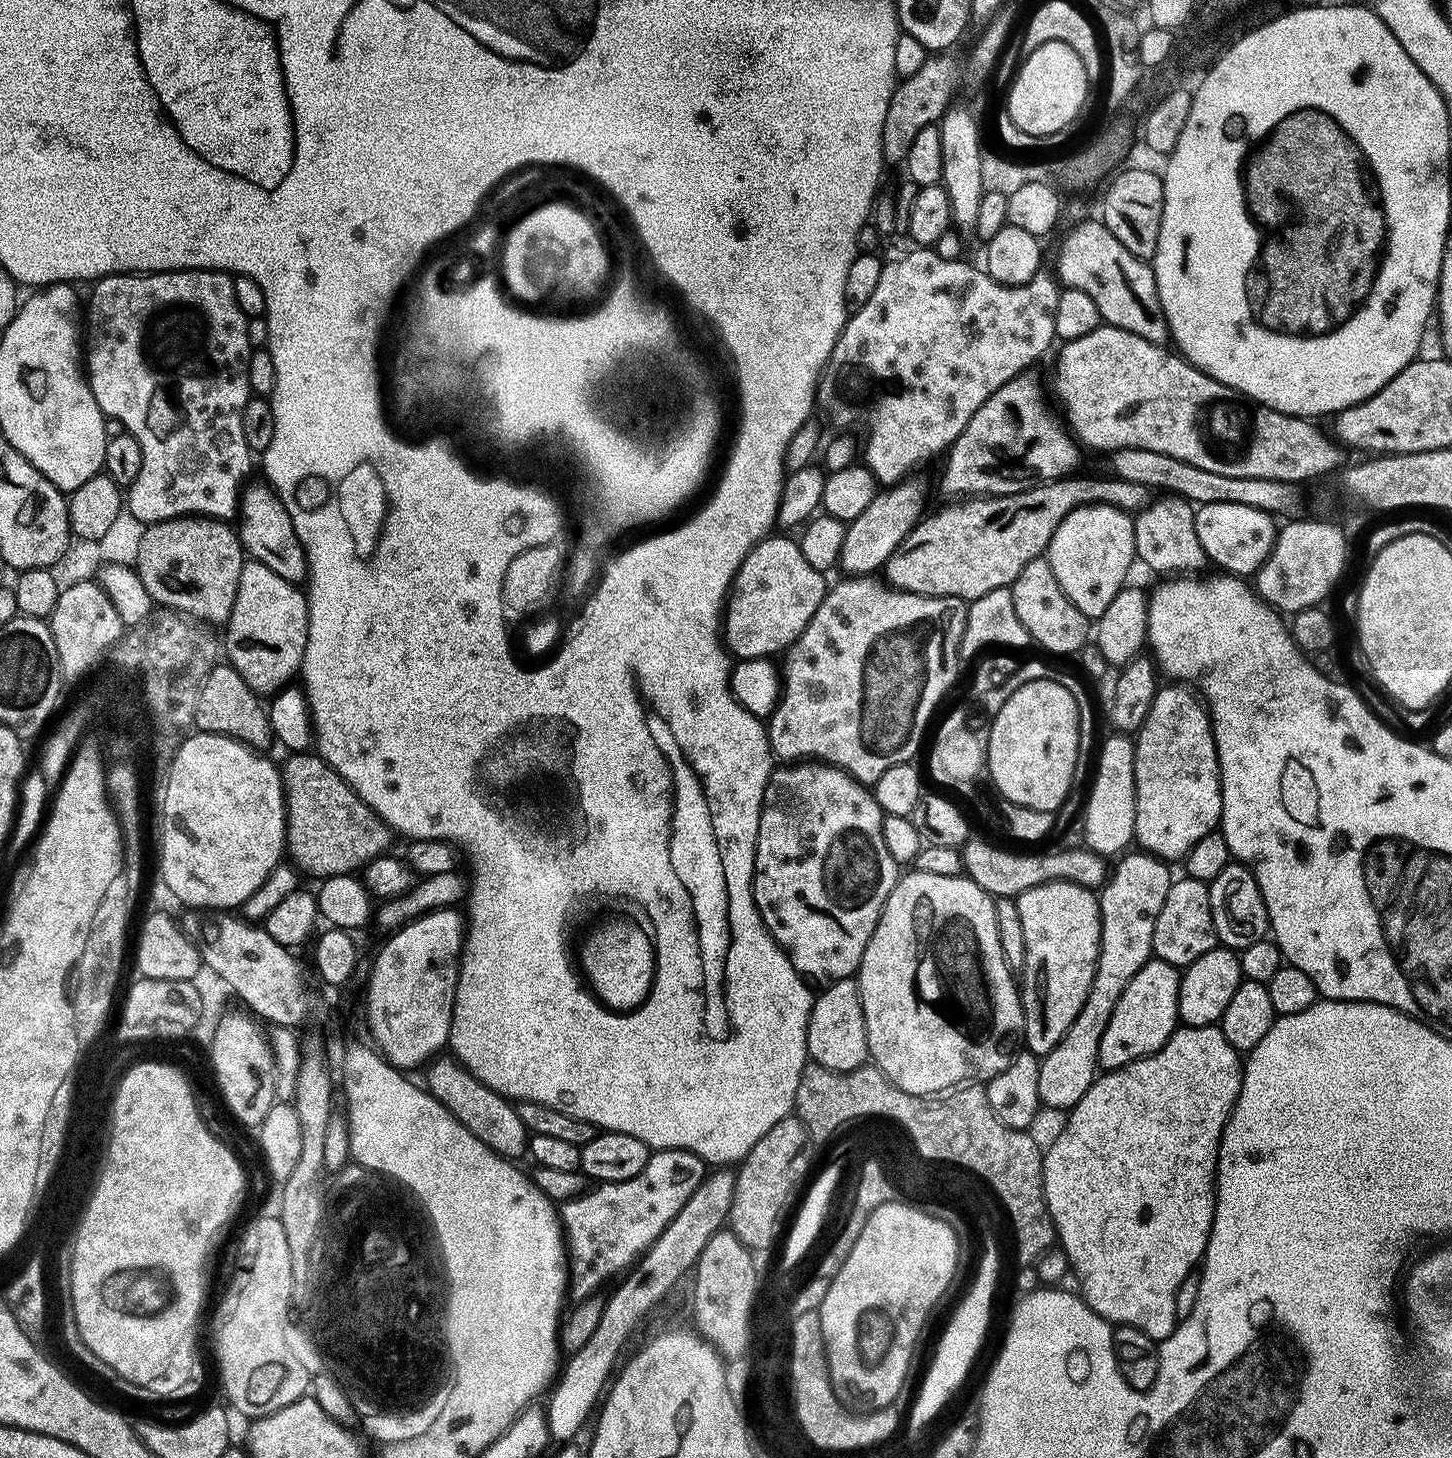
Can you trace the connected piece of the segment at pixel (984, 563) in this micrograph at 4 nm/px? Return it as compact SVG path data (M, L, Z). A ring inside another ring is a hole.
M1067 478L1043 485L1040 488L1029 487L1017 496L993 496L991 498L965 498L959 502L949 503L934 516L917 524L898 546L898 550L888 560L886 580L897 592L913 592L919 596L949 596L965 602L981 600L994 590L1011 588L1016 579L1030 566L1030 562L1041 559L1051 546L1051 539L1058 528L1070 518L1072 512L1092 505L1121 508L1129 514L1140 514L1153 503L1153 489L1115 478L1108 480L1076 480Z

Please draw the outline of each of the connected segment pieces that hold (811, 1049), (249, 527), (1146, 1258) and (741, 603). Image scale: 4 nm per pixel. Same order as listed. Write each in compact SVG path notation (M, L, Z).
M855 979L837 980L824 993L819 993L812 1006L812 1019L808 1021L808 1055L815 1063L827 1065L833 1070L855 1070L865 1063L868 1056L866 1018L862 1010L860 986Z
M261 482L253 488L248 486L243 489L238 513L238 533L245 553L255 563L270 566L270 570L274 570L278 578L286 578L286 582L291 584L300 586L307 581L308 555L298 538L298 530L294 530L294 522L275 488Z
M1181 1027L1155 1056L1147 1056L1145 1060L1136 1060L1116 1072L1101 1075L1086 1094L1086 1098L1082 1098L1082 1102L1078 1102L1071 1109L1069 1116L1072 1117L1069 1118L1064 1133L1053 1142L1052 1149L1044 1152L1045 1202L1048 1204L1052 1224L1056 1227L1059 1247L1063 1255L1067 1256L1074 1276L1076 1274L1084 1287L1084 1303L1089 1304L1109 1324L1137 1328L1157 1342L1169 1340L1175 1334L1178 1327L1176 1307L1180 1304L1180 1291L1183 1290L1188 1275L1195 1268L1197 1271L1201 1267L1212 1237L1212 1227L1216 1221L1216 1170L1220 1167L1220 1139L1223 1138L1228 1120L1236 1108L1243 1085L1244 1064L1241 1053L1226 1039L1219 1027Z
M765 538L744 559L732 584L722 621L725 645L737 661L766 660L787 653L814 622L814 614L828 597L825 573L814 570L793 540Z

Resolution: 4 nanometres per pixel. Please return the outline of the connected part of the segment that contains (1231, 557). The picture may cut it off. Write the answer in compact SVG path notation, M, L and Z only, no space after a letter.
M1201 504L1195 509L1198 541L1223 573L1241 578L1255 577L1276 547L1278 524L1269 513L1250 506L1233 504Z

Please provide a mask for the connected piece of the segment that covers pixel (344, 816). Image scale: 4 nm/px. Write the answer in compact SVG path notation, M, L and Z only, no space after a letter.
M318 764L316 768L316 800L308 798L288 819L289 859L299 871L317 880L353 875L362 866L383 857L396 838L395 833L327 764Z

